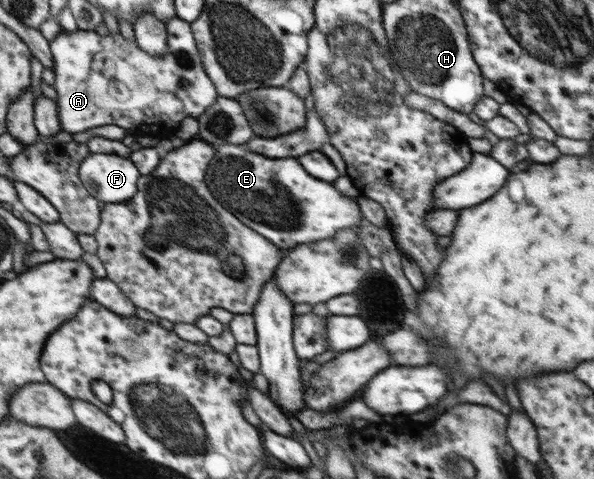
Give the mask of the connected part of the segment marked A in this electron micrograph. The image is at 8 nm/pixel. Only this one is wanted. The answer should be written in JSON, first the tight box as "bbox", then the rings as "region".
{"bbox":[49,17,219,137],"region":[[[173,17],[165,22],[165,26],[167,27],[166,42],[168,42],[168,54],[158,56],[158,58],[140,50],[136,41],[130,42],[130,40],[126,40],[121,33],[114,35],[110,33],[108,36],[100,36],[94,30],[86,31],[85,29],[78,29],[70,32],[62,31],[53,41],[49,42],[50,51],[52,57],[54,57],[54,73],[56,74],[56,79],[53,87],[58,95],[56,109],[58,109],[58,119],[61,121],[61,131],[75,134],[88,131],[88,129],[92,129],[93,127],[100,127],[101,125],[118,125],[118,127],[130,129],[130,133],[154,133],[154,137],[174,137],[174,133],[178,133],[179,131],[179,125],[182,125],[182,120],[186,117],[197,119],[202,113],[206,112],[206,109],[210,108],[210,105],[214,104],[214,101],[217,100],[219,95],[214,84],[212,84],[212,81],[203,69],[200,53],[198,52],[191,30],[191,23],[178,17]]]}

